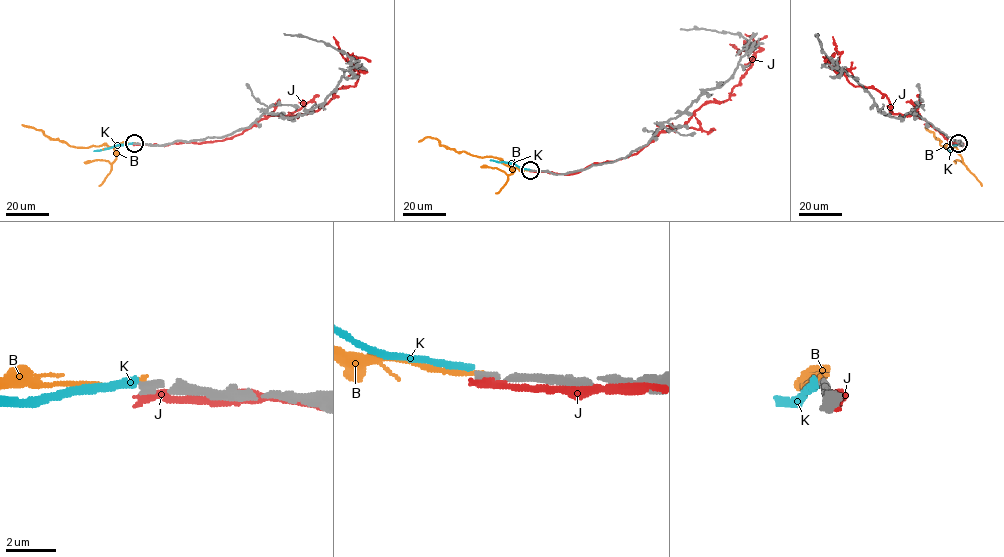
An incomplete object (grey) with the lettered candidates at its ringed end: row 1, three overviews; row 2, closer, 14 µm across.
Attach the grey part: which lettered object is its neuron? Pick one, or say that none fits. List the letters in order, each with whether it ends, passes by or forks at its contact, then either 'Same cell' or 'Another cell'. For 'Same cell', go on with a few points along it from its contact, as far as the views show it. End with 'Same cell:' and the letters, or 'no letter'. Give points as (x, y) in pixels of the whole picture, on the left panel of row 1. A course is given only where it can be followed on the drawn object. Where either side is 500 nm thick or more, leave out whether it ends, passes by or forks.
B: It ends there. Another cell
J: It passes by. Another cell
K: It ends there. Another cell
Same cell: no letter

